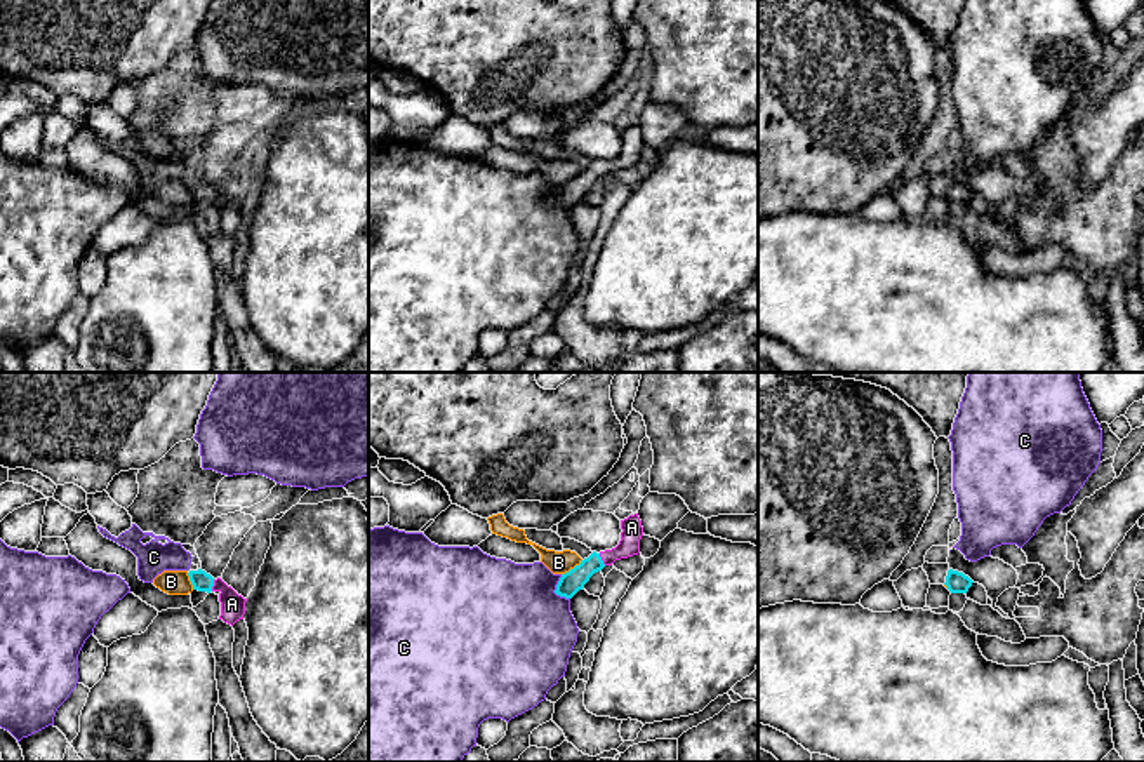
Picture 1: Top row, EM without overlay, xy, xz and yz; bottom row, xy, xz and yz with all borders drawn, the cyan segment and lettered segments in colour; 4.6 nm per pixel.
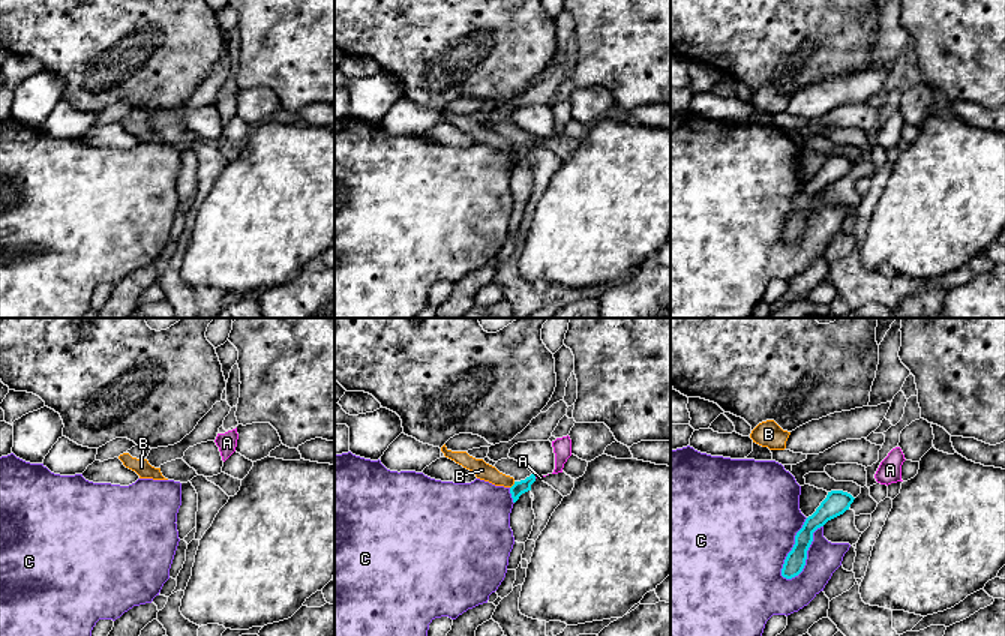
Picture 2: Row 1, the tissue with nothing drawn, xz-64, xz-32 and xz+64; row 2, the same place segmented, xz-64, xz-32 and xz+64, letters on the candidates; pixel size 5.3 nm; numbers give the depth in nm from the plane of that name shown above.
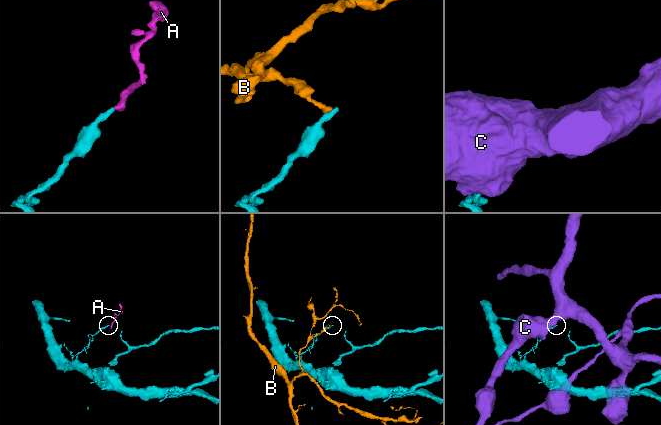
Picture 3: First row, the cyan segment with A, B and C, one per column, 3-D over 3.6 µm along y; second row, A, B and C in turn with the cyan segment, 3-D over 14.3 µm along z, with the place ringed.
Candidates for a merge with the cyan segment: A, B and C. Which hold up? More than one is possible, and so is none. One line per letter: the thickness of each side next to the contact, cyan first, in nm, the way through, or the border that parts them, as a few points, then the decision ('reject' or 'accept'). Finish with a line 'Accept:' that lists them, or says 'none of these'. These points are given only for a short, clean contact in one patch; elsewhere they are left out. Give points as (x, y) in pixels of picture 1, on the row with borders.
A: calibres 90 and 110 nm; way xy (202, 581), (212, 585), (232, 604); accept
B: calibres 100 and 110 nm; border xz (581, 559), (562, 574); reject
C: calibres 100 and 480 nm; reject
Accept: A

